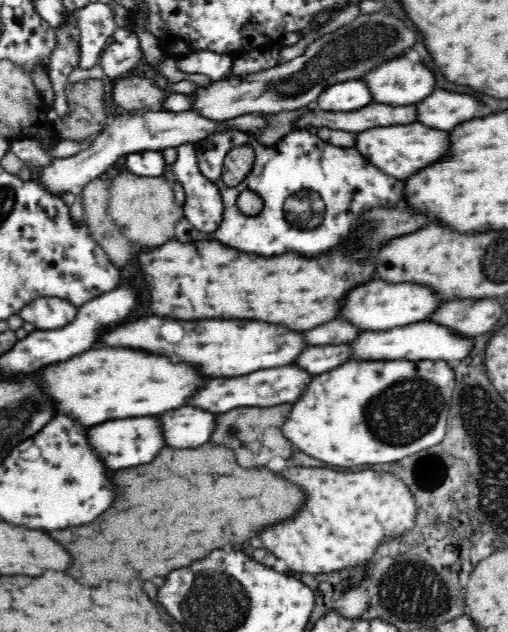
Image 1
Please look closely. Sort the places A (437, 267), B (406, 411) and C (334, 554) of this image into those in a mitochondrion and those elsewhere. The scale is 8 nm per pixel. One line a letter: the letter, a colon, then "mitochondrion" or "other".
A: other
B: mitochondrion
C: other

